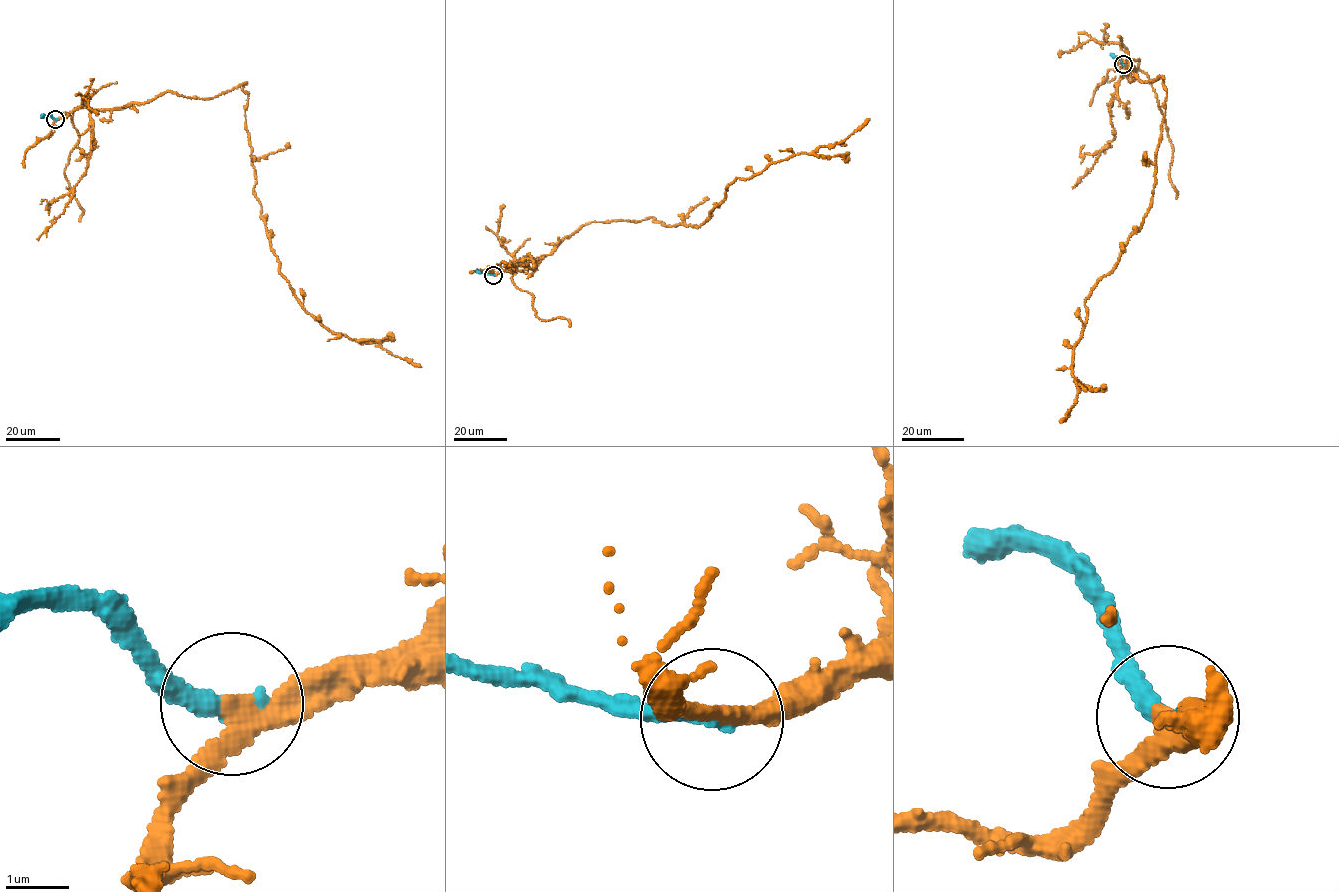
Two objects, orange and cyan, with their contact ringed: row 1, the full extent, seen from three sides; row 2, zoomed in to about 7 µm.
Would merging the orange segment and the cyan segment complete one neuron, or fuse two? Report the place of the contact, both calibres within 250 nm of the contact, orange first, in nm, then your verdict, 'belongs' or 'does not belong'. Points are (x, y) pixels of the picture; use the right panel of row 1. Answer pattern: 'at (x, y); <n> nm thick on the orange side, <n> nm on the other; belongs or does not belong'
at (1123, 64); 280 nm thick on the orange side, 240 nm on the other; belongs

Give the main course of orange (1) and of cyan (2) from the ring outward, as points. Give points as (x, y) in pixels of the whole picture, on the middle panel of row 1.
1: (493, 274), (552, 255), (591, 222), (653, 218), (698, 227), (738, 178), (832, 146), (869, 118)
2: (493, 274), (476, 272)

